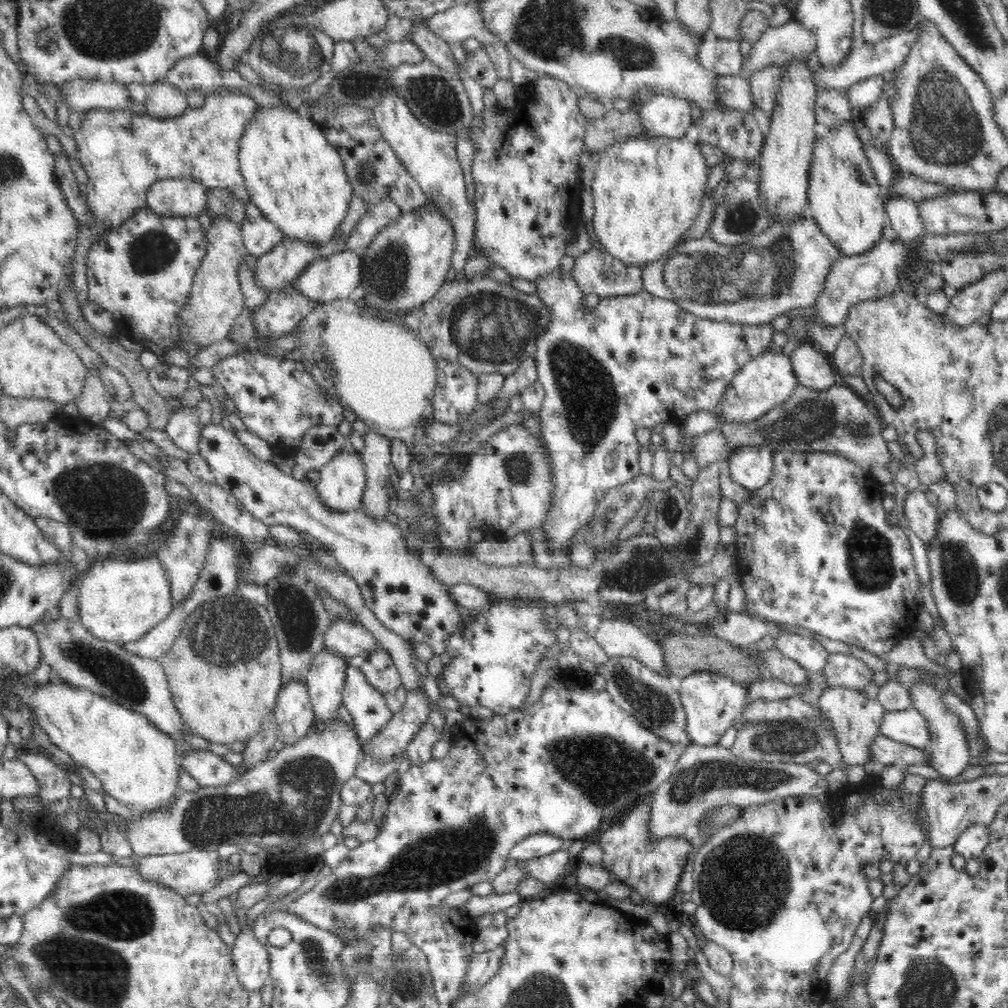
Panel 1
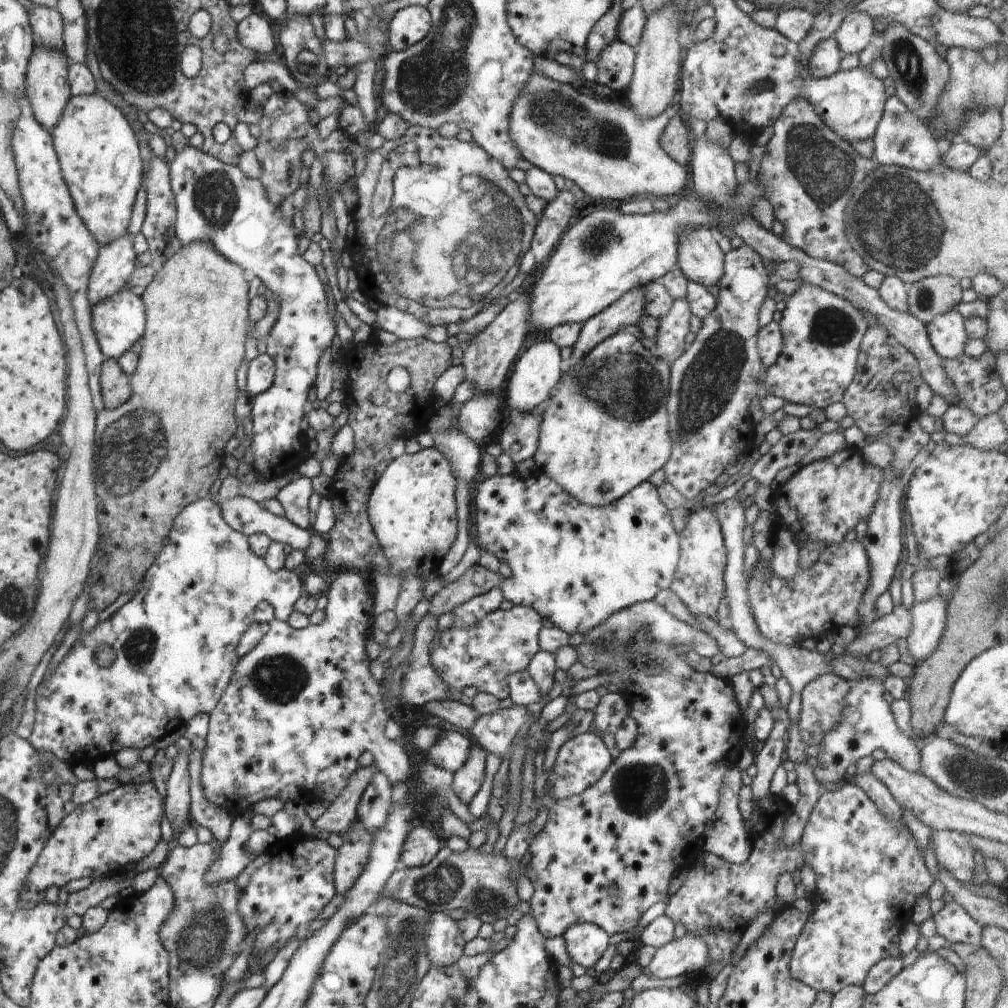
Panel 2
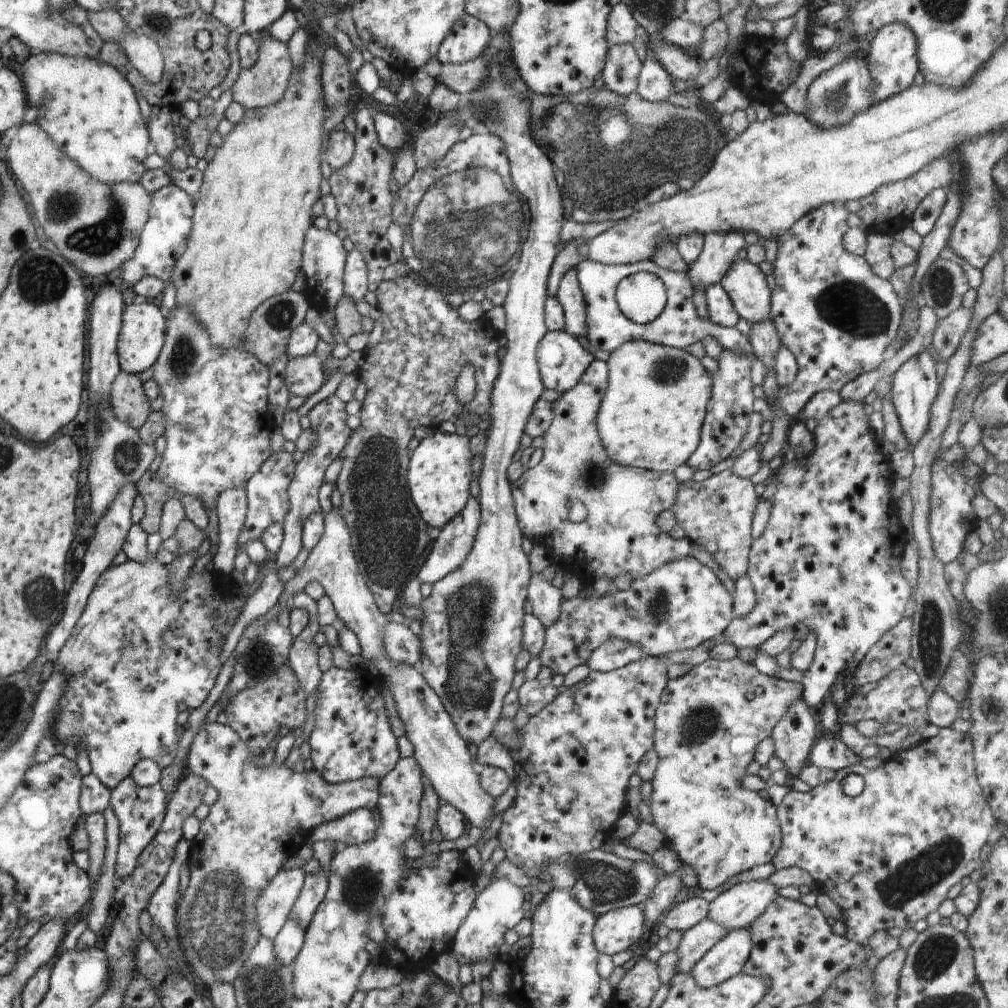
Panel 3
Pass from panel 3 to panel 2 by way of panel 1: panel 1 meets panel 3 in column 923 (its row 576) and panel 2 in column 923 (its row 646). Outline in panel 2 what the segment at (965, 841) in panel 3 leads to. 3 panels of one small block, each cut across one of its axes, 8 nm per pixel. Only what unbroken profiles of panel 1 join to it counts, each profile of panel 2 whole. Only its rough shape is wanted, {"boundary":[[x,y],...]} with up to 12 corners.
{"boundary":[[849,778],[800,844],[822,903],[791,977],[862,987],[934,879]]}

